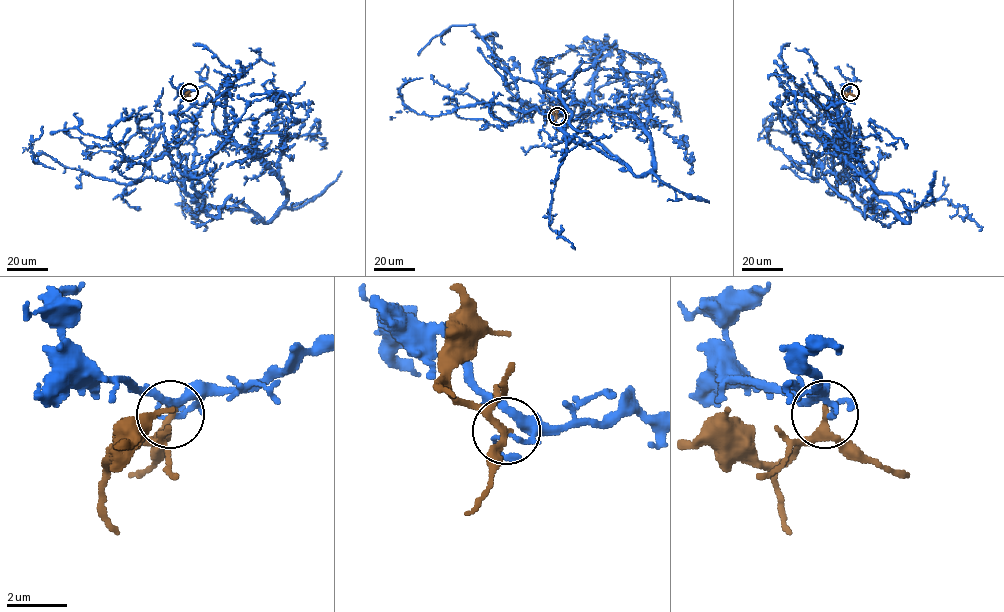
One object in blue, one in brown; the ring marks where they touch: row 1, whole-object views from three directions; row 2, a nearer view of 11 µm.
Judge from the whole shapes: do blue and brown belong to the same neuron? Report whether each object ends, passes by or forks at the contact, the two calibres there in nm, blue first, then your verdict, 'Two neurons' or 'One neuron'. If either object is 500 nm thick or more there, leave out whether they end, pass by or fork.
At the ring blue passes by. At the ring brown passes by. Thickness 120 nm (blue) against 200 nm. Two neurons

